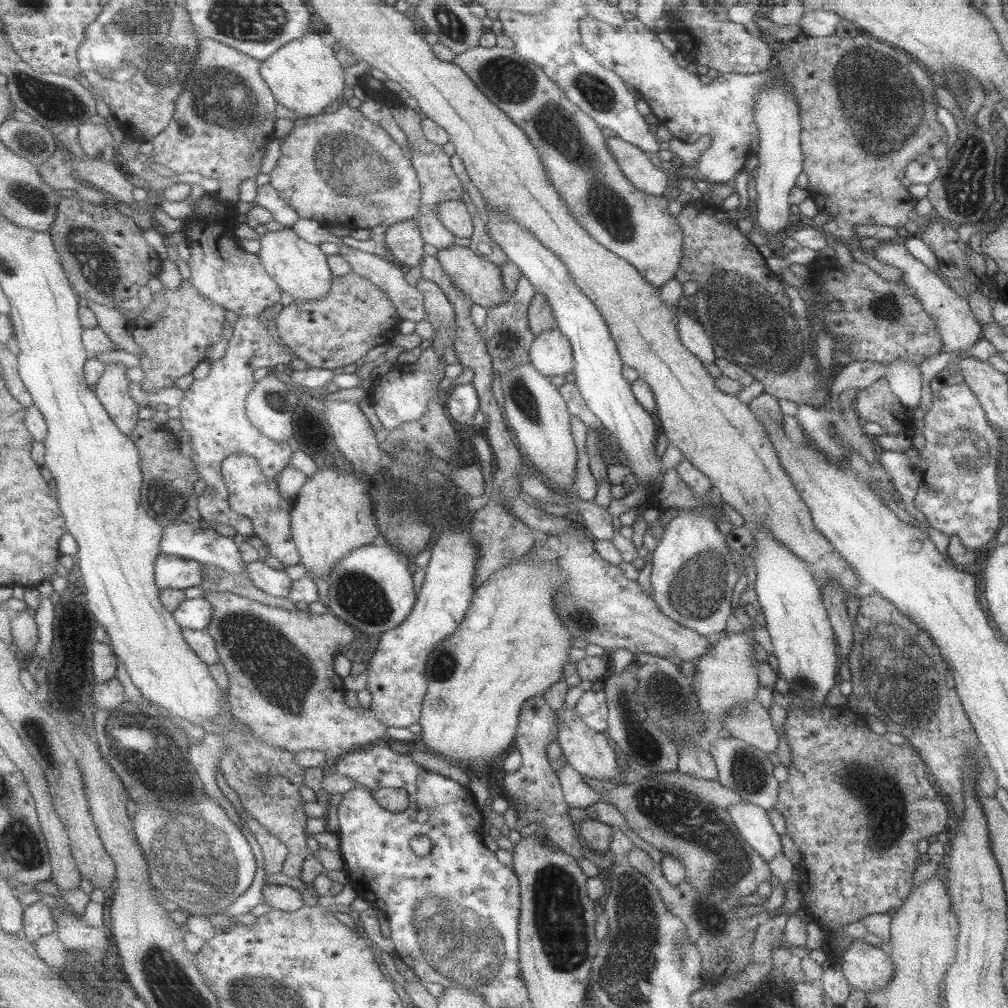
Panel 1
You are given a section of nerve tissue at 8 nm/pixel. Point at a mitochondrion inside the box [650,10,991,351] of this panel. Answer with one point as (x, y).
(884, 113)

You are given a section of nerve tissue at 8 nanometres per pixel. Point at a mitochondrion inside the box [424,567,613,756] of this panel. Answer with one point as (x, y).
(445, 665)

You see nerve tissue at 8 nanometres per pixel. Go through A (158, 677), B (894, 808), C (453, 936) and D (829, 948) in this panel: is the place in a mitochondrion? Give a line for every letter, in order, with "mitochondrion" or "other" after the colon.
A: other
B: mitochondrion
C: mitochondrion
D: other

